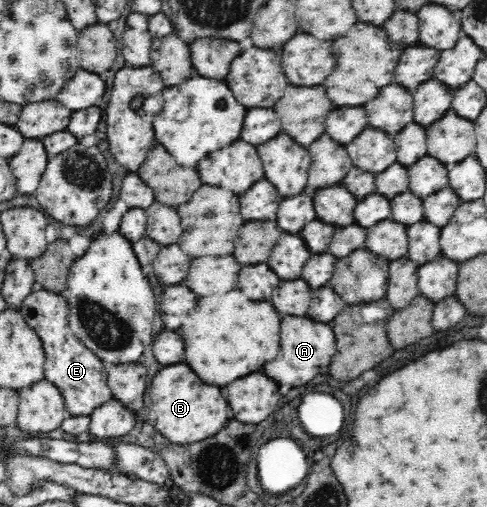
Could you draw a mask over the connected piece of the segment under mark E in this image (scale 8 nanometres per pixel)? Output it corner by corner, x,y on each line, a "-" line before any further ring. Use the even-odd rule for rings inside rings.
42,289
25,298
21,315
42,341
46,352
44,376
54,382
62,392
63,404
70,416
91,416
96,408
108,403
113,397
107,384
108,366
85,347
69,327
67,301
59,293

